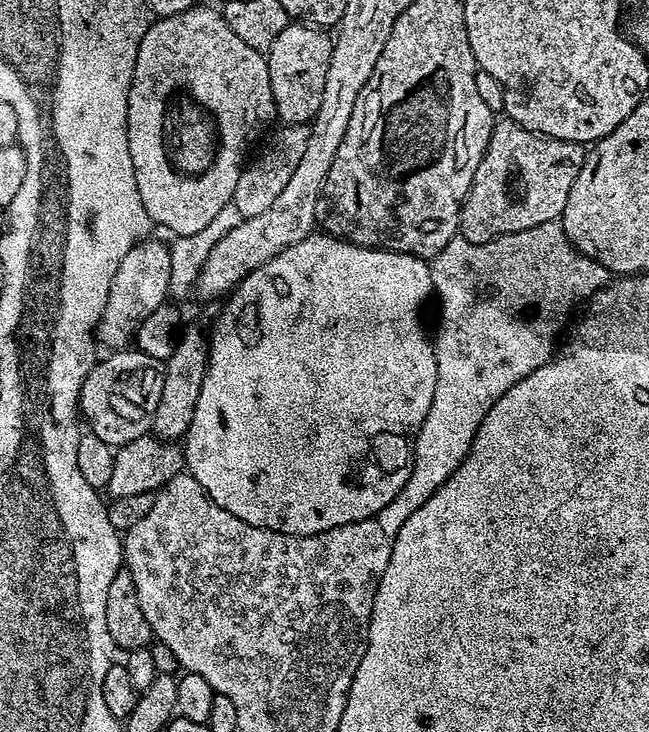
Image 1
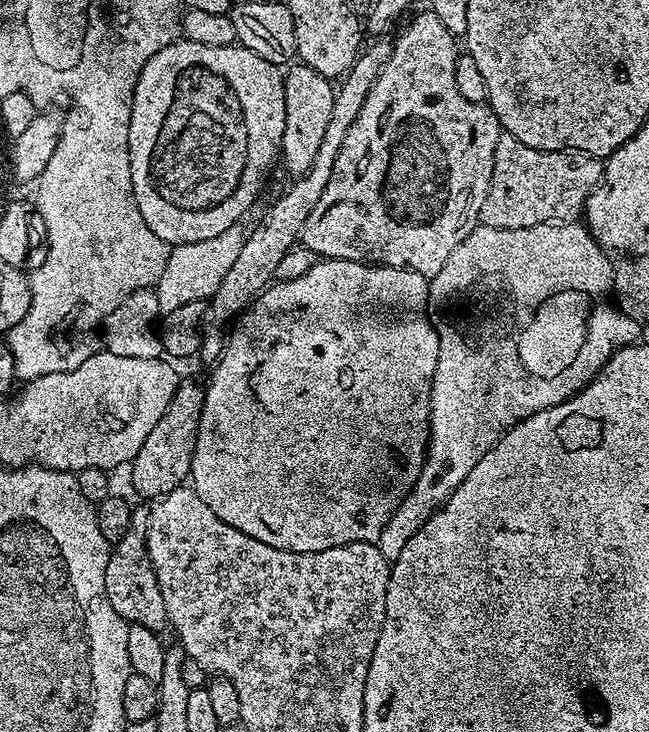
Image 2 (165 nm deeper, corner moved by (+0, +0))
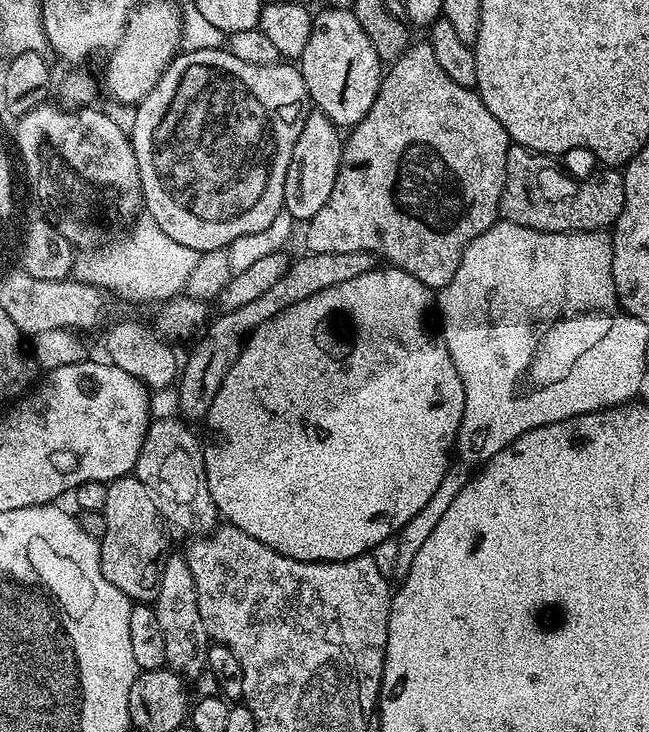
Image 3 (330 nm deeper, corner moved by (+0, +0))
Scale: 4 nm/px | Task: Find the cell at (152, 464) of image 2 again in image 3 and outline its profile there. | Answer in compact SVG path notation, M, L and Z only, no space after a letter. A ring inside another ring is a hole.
M308 252L303 255L297 260L295 257L289 263L286 274L282 274L282 278L278 278L278 282L274 282L274 286L269 286L258 298L246 302L246 306L238 306L238 310L220 312L217 320L215 317L207 325L203 335L191 345L191 347L193 346L192 353L189 354L185 364L183 361L182 371L178 376L181 412L179 415L185 421L203 421L207 417L210 406L214 402L214 394L218 394L228 373L228 367L236 361L238 354L244 349L245 339L251 336L254 330L258 330L258 326L262 326L262 322L270 322L270 318L274 318L282 310L302 302L302 298L310 298L310 294L318 294L318 290L338 286L338 282L350 282L350 278L358 278L358 274L366 274L378 264L377 257L373 256L371 252L355 252L354 254Z

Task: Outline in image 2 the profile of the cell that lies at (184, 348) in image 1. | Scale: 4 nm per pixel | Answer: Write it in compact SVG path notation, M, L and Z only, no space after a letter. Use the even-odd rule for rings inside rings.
M380 34L363 45L356 61L349 66L336 88L334 107L330 114L330 122L326 126L318 154L308 168L303 169L295 177L296 180L264 213L260 221L251 226L245 238L245 245L239 251L230 270L223 275L222 282L207 301L202 322L200 323L199 359L204 359L208 366L215 365L224 352L226 337L234 317L243 312L269 284L277 279L278 262L286 258L286 254L301 239L306 218L310 218L310 210L314 210L318 198L322 198L322 190L326 190L326 182L330 182L330 174L334 174L334 162L338 158L338 150L342 150L342 142L354 122L358 118L358 110L362 110L362 102L366 102L366 94L370 94L370 86L378 78L382 66L392 53L392 40ZM341 83L341 84L340 84Z

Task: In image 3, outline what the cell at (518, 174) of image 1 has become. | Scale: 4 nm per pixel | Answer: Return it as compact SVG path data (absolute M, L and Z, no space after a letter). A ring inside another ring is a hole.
M513 143L506 154L506 182L500 199L500 216L511 224L533 228L539 232L603 232L611 229L622 214L626 194L623 171L608 166L585 180L575 180L559 168L557 161L542 152L531 152L521 144Z

